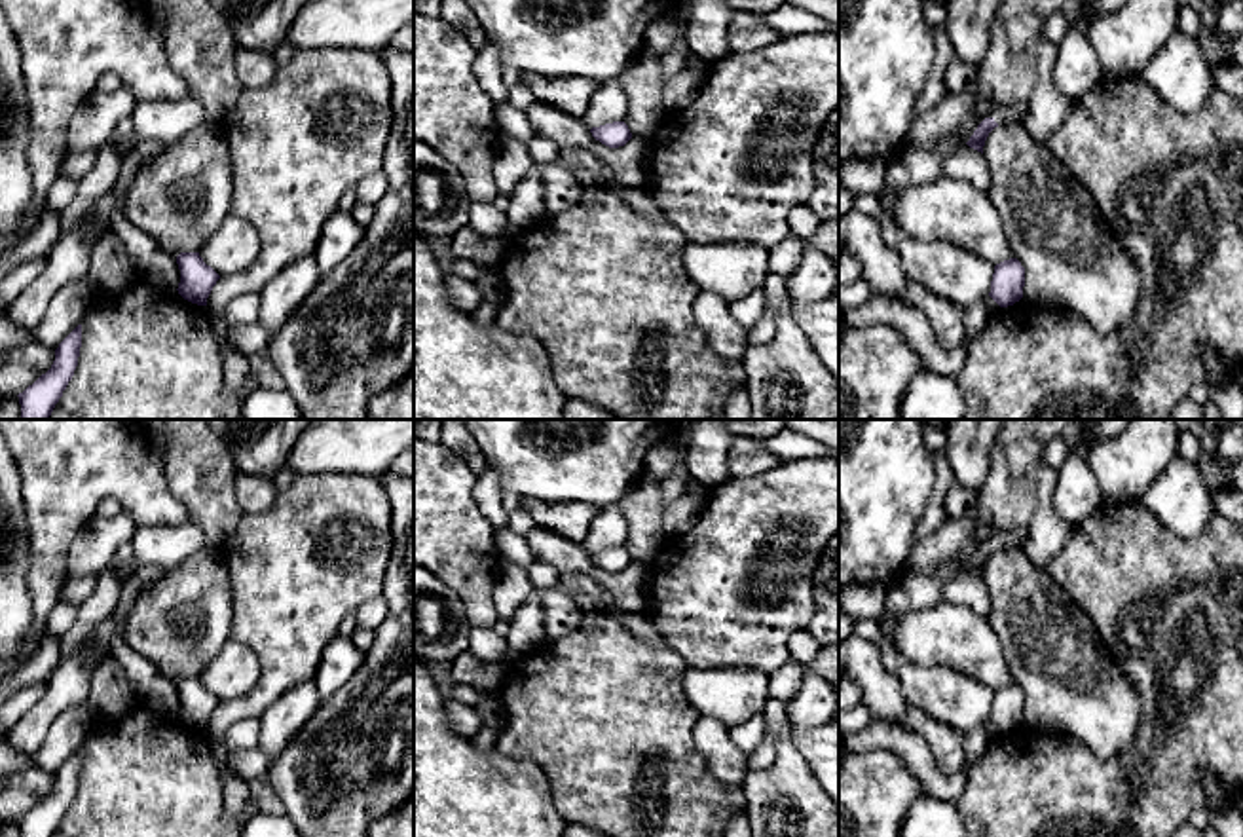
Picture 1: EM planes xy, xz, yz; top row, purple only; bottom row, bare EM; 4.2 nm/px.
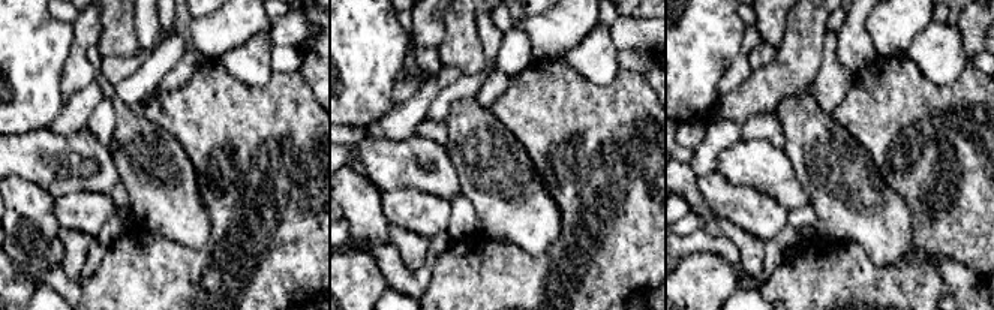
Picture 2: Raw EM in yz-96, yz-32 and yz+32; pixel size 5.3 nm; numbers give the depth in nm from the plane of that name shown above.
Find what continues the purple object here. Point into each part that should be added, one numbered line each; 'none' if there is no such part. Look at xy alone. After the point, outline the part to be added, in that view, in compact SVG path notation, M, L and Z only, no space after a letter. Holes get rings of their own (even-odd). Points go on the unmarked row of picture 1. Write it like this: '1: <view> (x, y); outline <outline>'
none

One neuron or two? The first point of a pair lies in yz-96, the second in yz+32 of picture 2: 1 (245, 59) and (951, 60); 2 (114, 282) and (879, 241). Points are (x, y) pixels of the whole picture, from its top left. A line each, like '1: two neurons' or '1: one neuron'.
1: one neuron
2: two neurons

